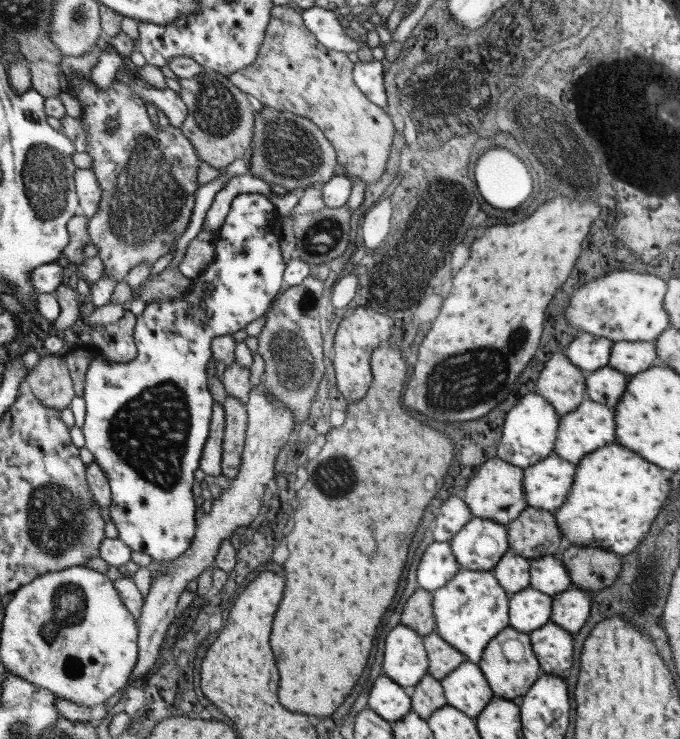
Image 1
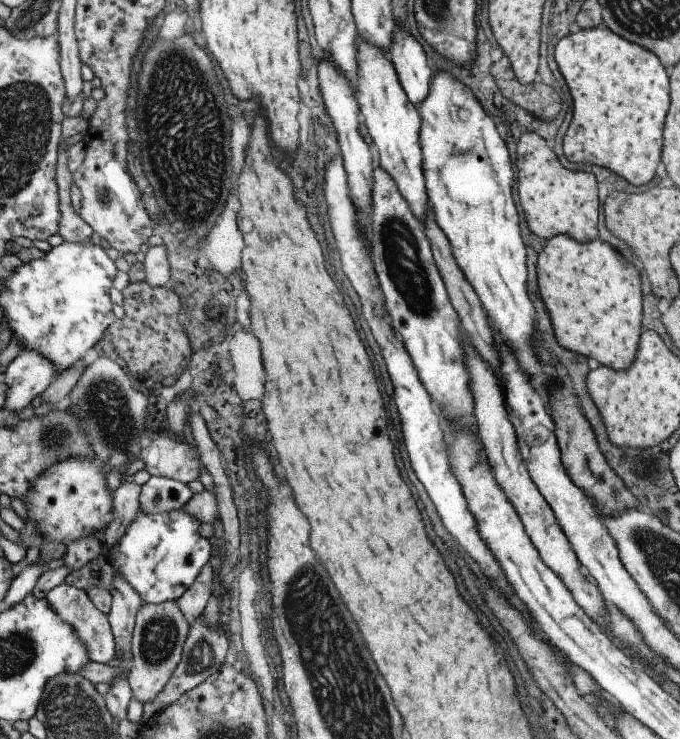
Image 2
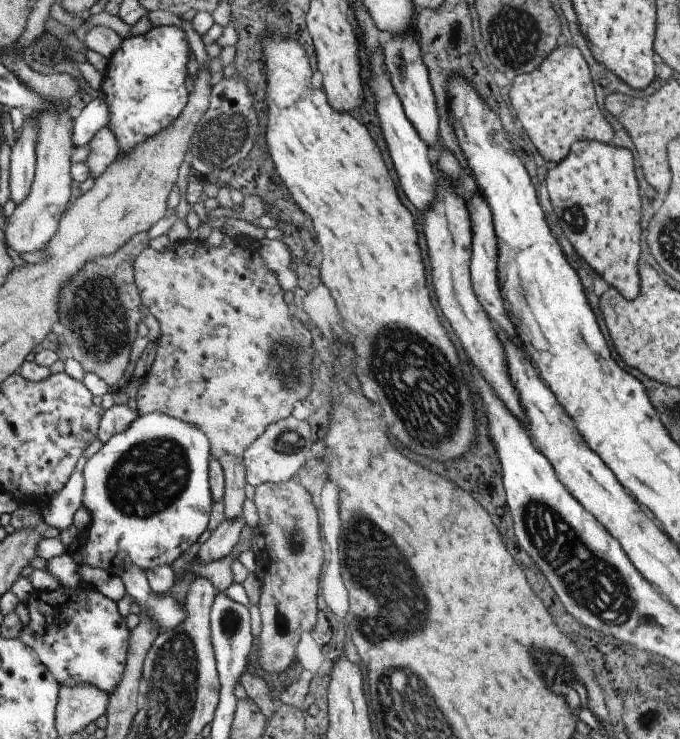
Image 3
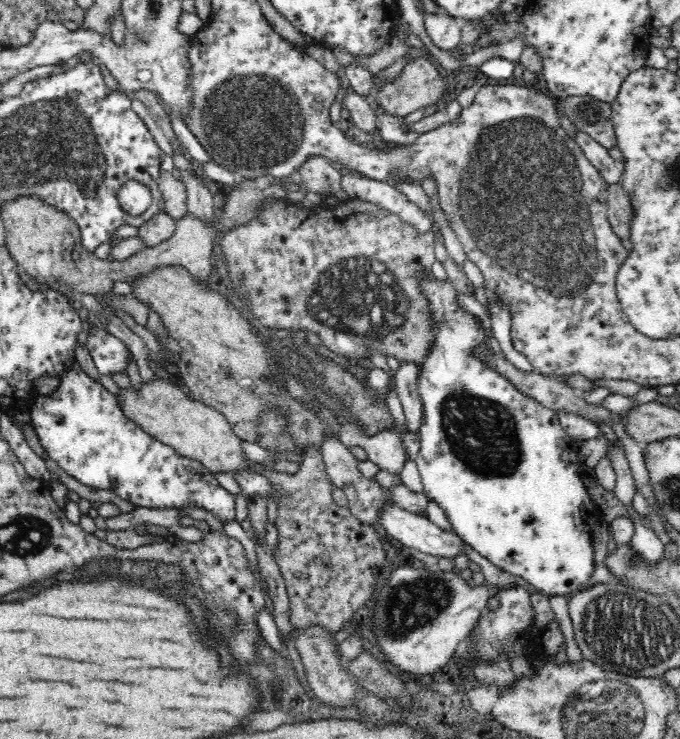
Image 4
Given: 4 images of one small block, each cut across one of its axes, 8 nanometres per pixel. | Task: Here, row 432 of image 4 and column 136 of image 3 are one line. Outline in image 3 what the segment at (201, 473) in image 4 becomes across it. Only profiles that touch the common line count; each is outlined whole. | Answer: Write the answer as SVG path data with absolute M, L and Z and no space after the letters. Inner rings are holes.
M175 26L151 27L143 35L124 38L107 59L101 98L108 110L106 127L115 137L117 157L130 153L134 146L154 137L169 126L185 108L185 89L189 47L183 30Z

